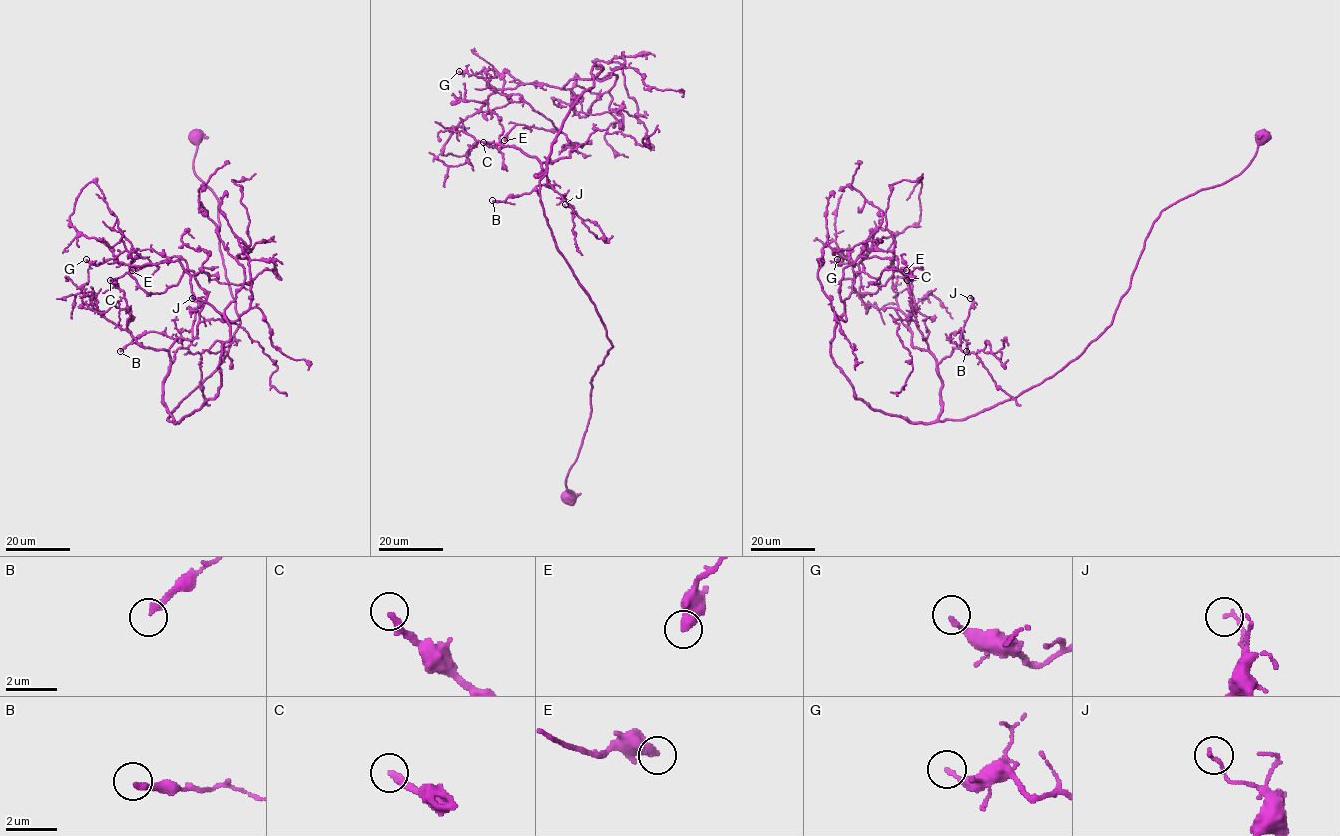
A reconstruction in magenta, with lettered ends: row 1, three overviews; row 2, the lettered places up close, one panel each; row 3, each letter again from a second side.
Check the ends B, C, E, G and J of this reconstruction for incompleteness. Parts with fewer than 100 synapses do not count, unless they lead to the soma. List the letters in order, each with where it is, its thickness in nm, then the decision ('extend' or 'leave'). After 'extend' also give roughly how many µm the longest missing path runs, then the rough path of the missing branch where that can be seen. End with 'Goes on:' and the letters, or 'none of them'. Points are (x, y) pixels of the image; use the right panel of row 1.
B: place (966, 351); calibre 240 nm; leave
C: place (907, 280); calibre 260 nm; extend; missing 70 µm; course (907, 280), (907, 255), (900, 245), (900, 237), (931, 201), (956, 184), (967, 160), (967, 143)
E: place (906, 270); calibre 480 nm; leave
G: place (837, 259); calibre 180 nm; leave
J: place (970, 298); calibre 130 nm; leave
Goes on: C

